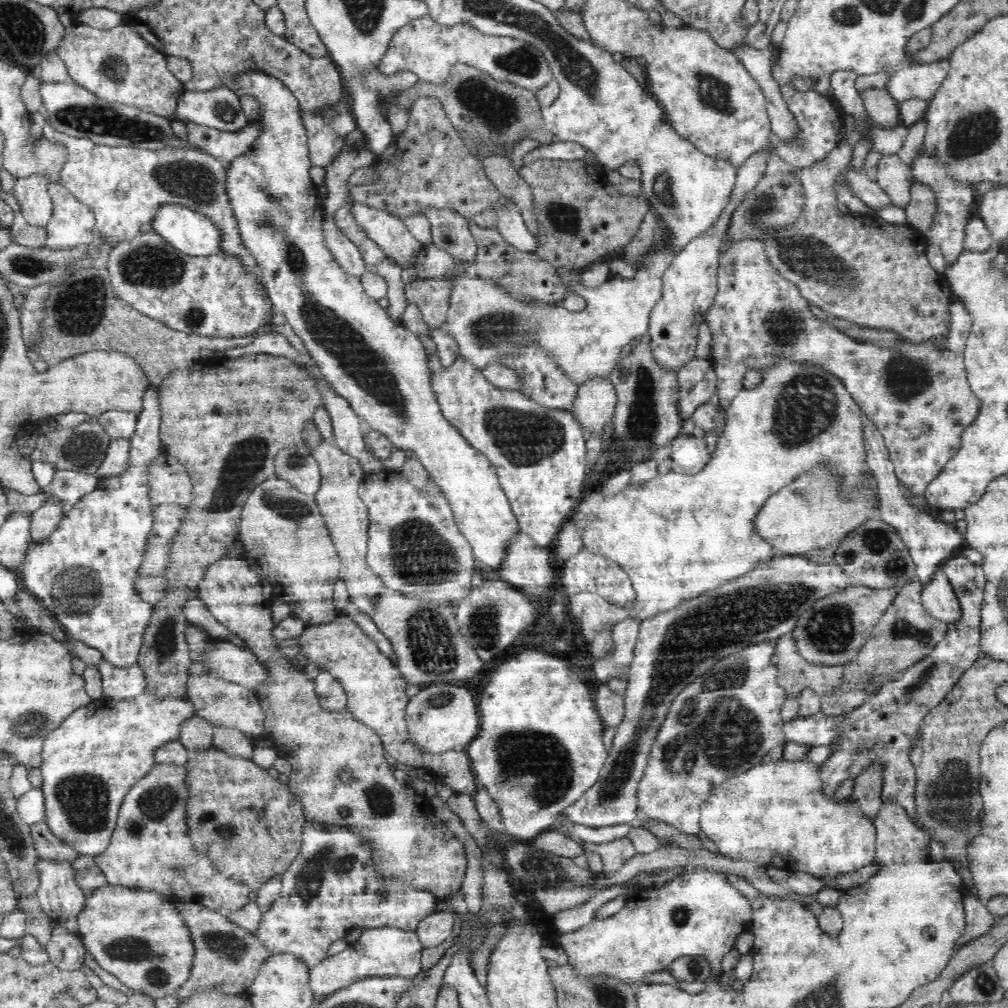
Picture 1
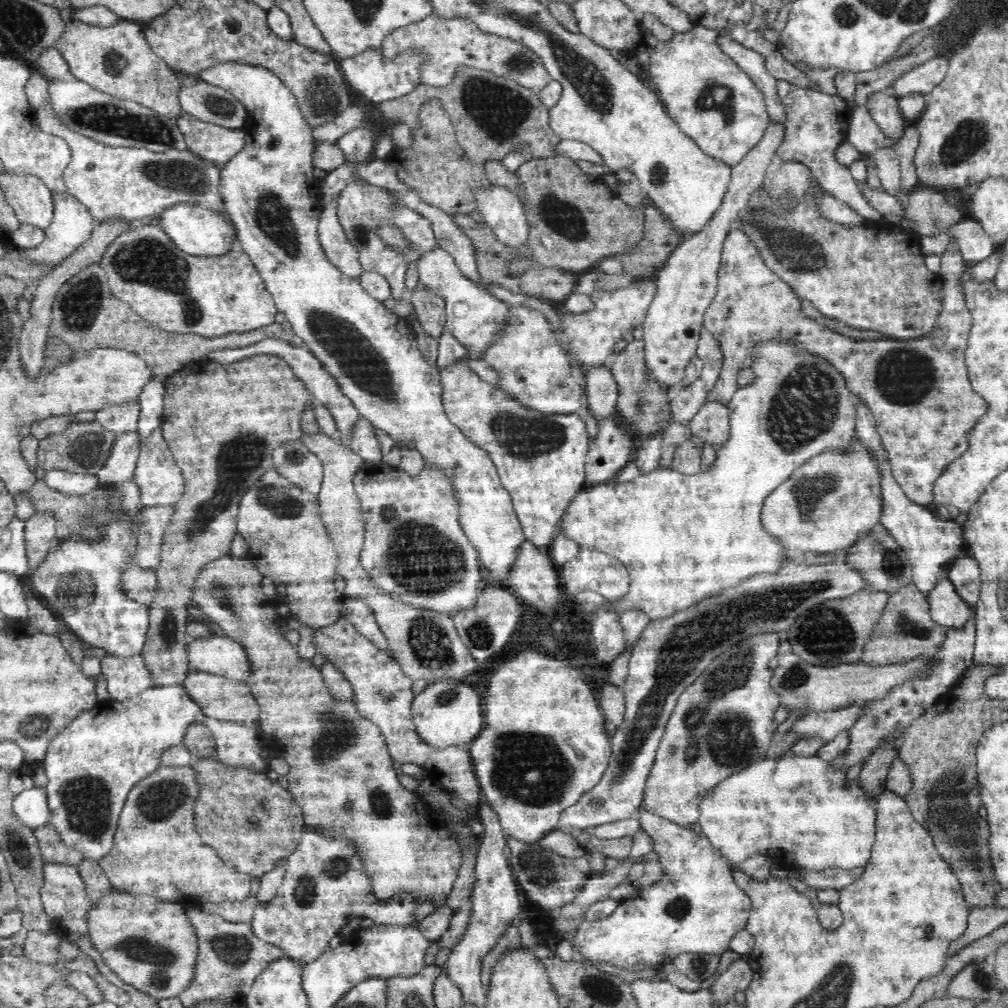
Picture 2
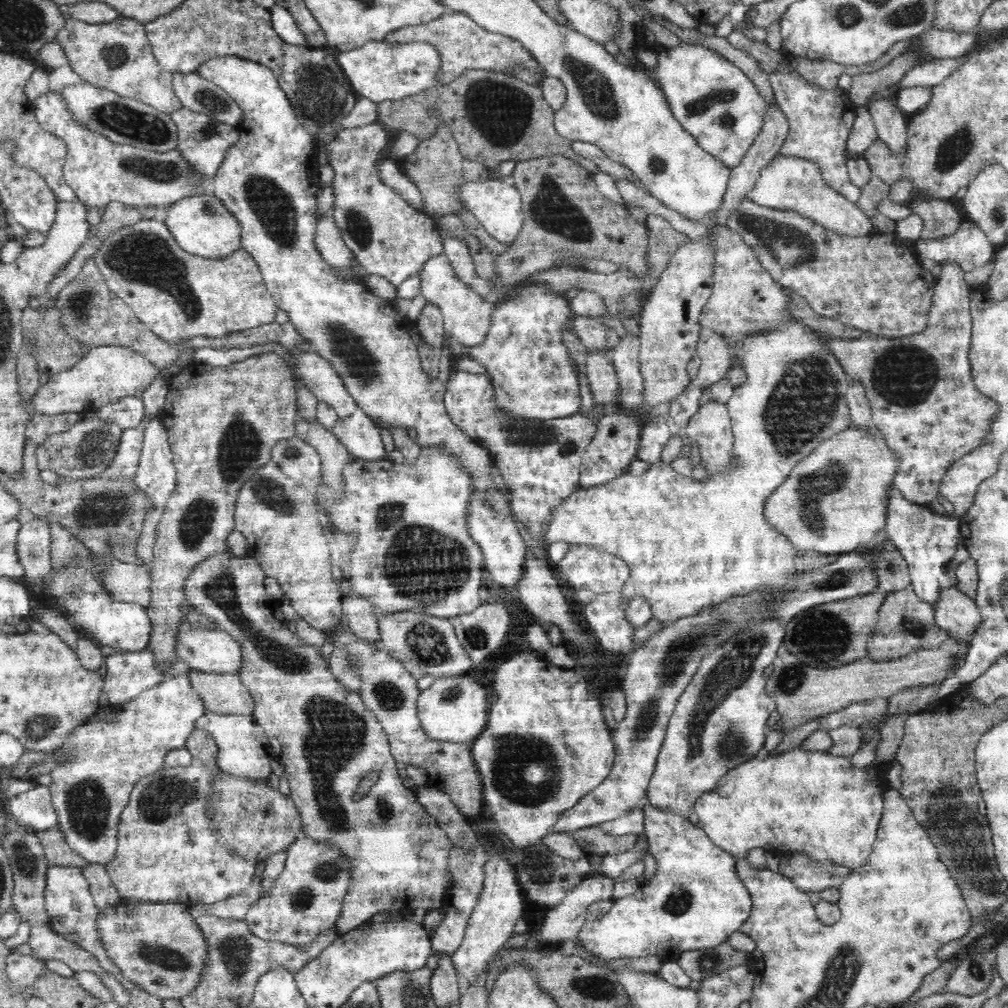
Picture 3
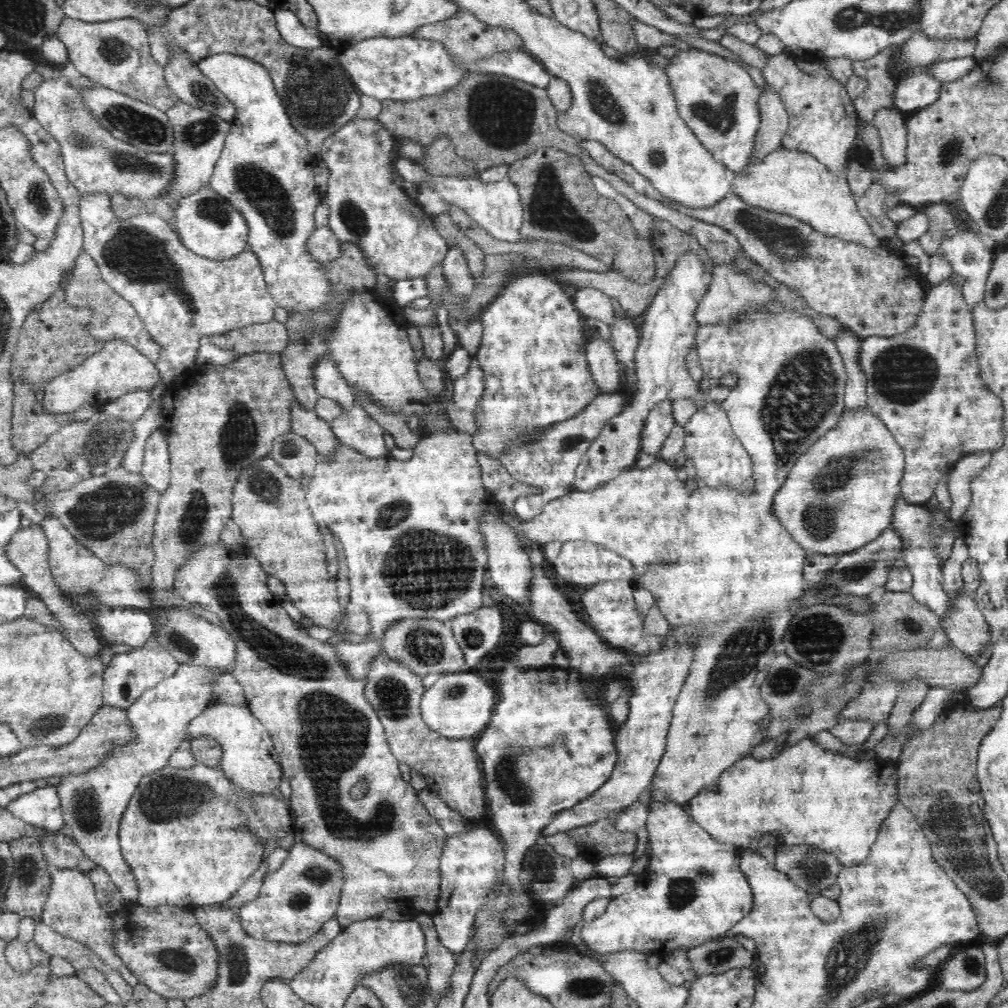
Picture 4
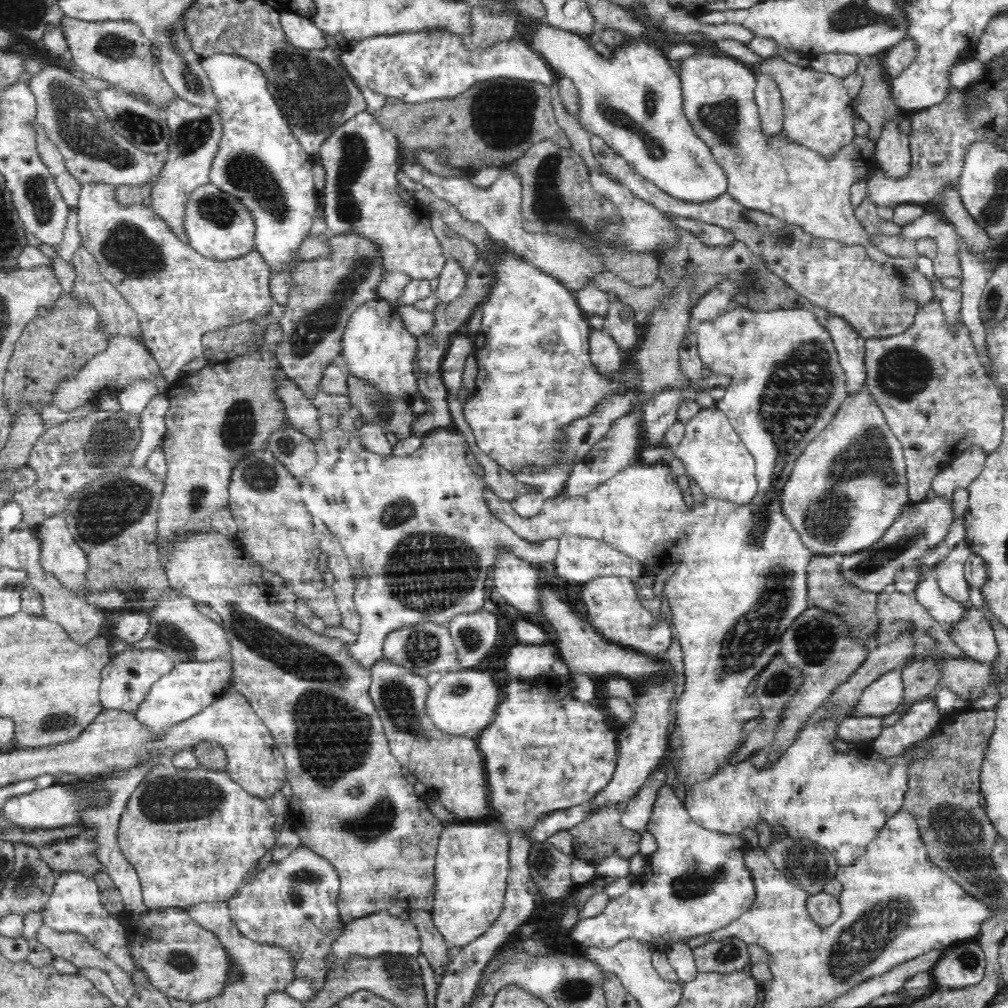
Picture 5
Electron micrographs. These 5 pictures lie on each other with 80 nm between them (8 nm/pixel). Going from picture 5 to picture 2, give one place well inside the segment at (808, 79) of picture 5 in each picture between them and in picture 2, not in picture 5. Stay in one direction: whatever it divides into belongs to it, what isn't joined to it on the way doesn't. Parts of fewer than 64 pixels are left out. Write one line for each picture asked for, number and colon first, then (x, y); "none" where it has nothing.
2: (817, 123)
3: (820, 121)
4: (823, 122)

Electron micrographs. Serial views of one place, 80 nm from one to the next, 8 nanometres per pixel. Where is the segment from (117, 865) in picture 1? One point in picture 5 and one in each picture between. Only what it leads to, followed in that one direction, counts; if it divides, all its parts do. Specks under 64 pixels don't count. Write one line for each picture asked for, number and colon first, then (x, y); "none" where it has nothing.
2: (157, 851)
3: (166, 852)
4: (183, 836)
5: (193, 835)

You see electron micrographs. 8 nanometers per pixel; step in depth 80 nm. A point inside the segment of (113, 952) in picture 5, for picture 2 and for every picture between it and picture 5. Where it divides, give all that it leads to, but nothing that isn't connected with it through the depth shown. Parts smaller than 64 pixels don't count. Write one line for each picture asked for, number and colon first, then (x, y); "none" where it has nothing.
2: (63, 893)
3: (72, 913)
4: (72, 909)

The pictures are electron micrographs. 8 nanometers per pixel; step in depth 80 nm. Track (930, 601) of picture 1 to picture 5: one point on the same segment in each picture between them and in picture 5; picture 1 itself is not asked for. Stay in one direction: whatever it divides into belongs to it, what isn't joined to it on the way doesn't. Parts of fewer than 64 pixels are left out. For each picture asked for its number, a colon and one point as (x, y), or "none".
2: (947, 608)
3: (956, 612)
4: (966, 627)
5: (973, 635)

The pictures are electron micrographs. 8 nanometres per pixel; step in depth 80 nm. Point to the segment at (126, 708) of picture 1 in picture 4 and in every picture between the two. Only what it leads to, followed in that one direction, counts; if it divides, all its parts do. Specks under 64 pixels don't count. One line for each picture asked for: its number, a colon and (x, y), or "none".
2: (91, 764)
3: (96, 769)
4: (93, 802)

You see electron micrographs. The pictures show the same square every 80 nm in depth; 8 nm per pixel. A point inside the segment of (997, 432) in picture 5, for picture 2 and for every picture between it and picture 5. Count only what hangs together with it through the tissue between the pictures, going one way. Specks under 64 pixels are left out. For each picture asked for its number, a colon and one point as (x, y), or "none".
2: (919, 390)
3: (924, 402)
4: (924, 385)

